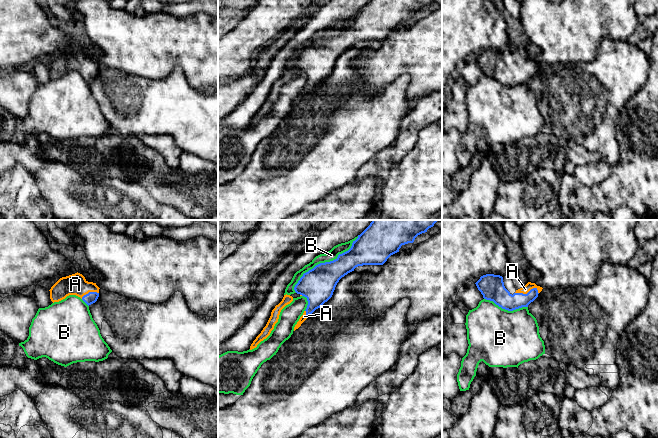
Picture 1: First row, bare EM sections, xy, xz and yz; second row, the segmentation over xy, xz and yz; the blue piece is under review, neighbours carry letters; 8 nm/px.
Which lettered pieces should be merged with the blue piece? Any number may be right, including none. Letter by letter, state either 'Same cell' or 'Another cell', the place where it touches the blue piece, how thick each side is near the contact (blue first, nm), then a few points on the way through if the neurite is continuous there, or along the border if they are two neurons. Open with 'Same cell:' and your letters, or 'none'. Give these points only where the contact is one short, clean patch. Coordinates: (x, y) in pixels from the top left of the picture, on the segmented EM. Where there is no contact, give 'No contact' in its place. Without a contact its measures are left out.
Same cell: A
A: Same cell. Touches blue at yz (527, 293). Thickness 160 nm (blue) against 70 nm. Path across: yz (496, 291), (503, 298), (527, 293), (525, 289)
B: Another cell. Touches blue at xz (323, 263). Thickness 280 nm (blue) against 90 nm

